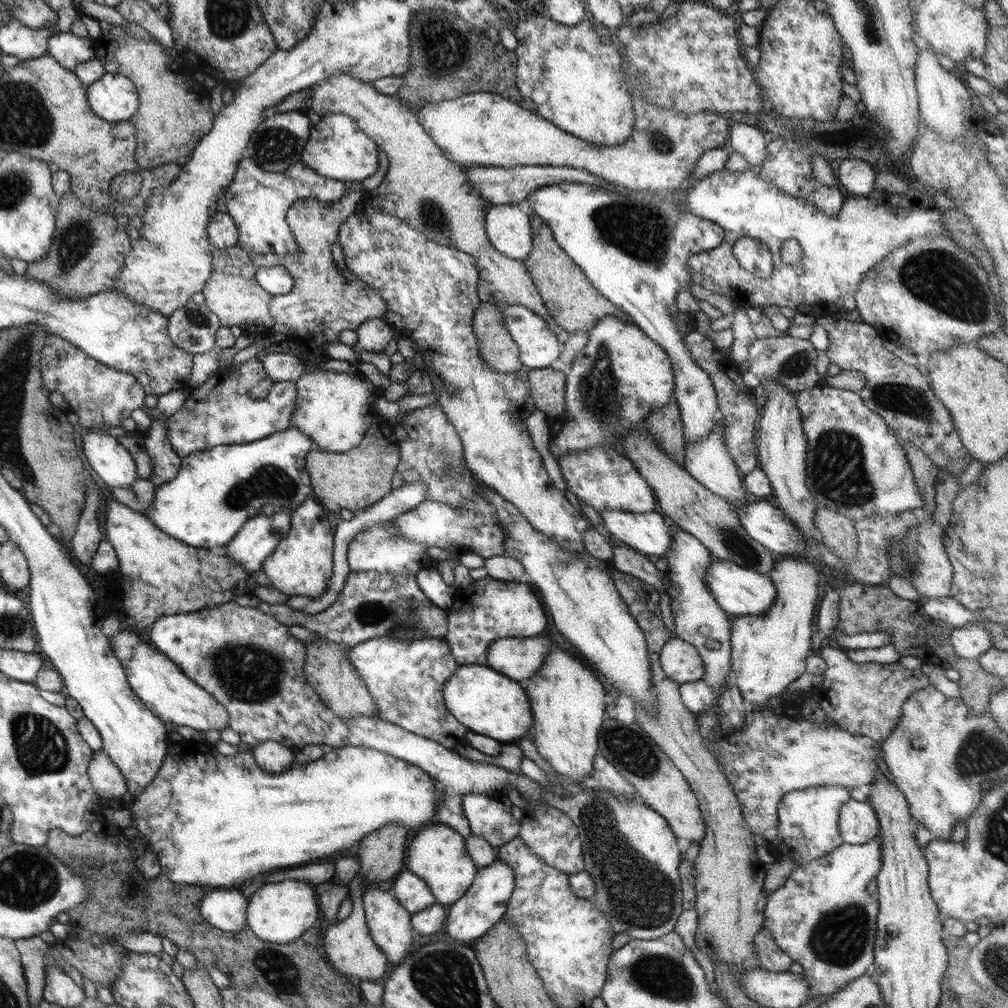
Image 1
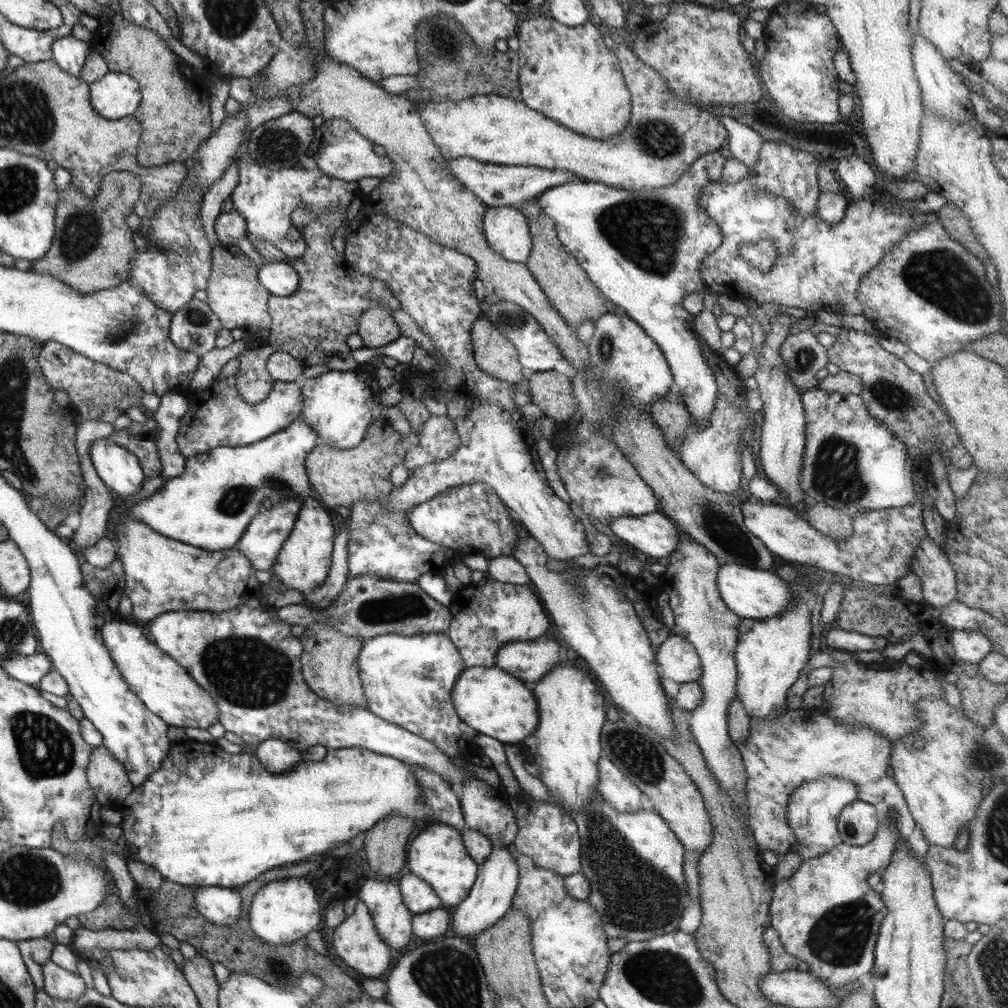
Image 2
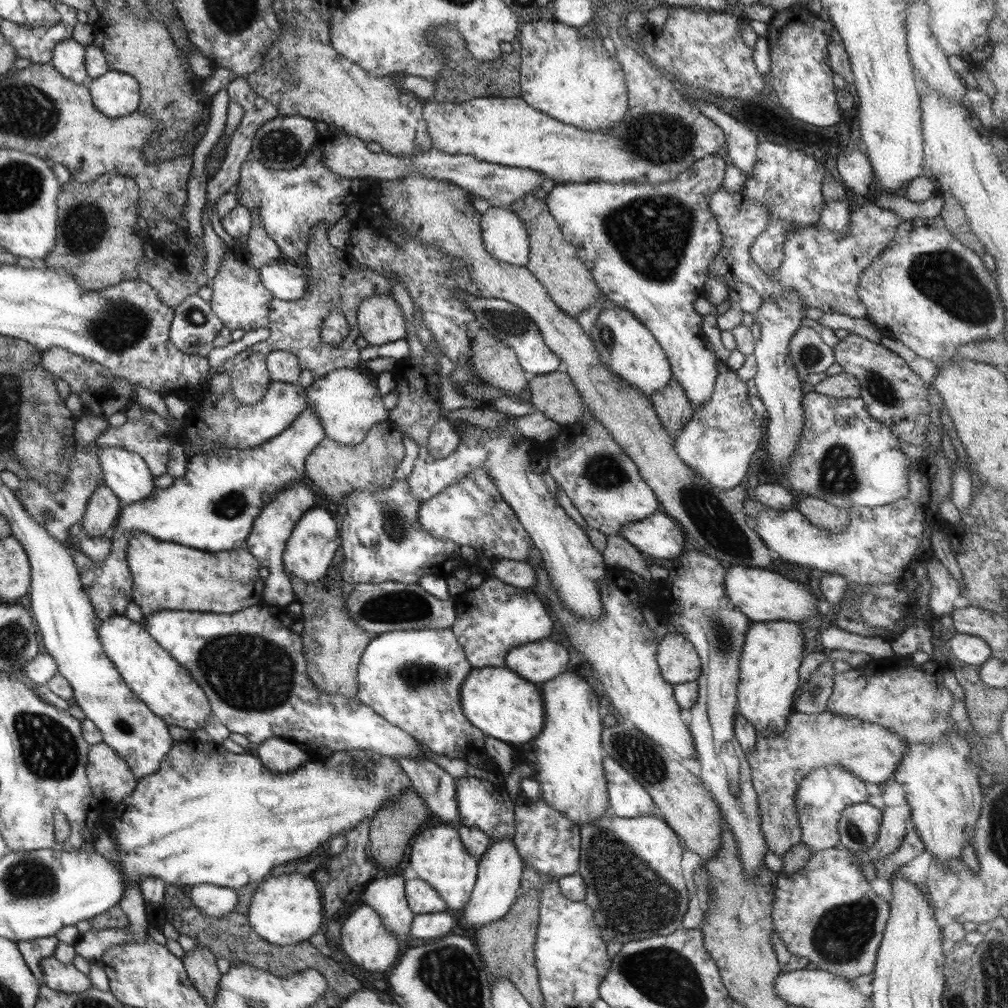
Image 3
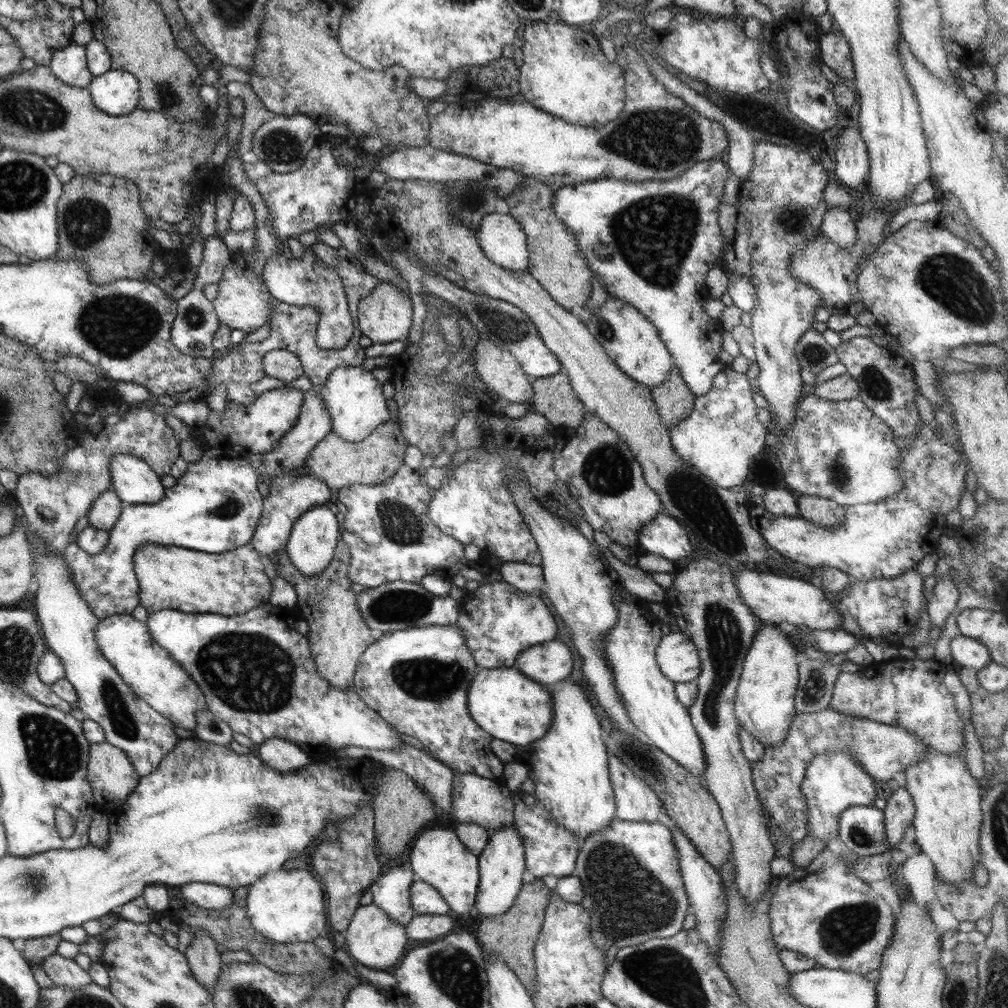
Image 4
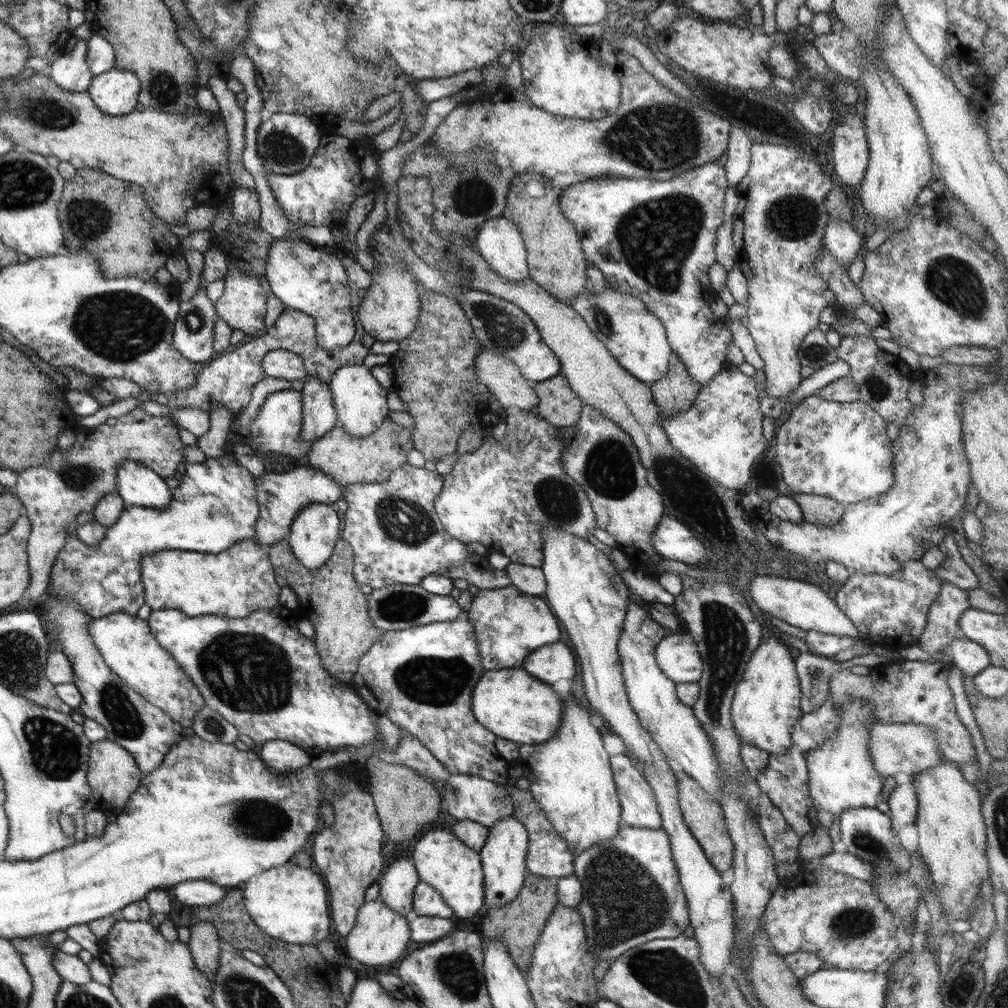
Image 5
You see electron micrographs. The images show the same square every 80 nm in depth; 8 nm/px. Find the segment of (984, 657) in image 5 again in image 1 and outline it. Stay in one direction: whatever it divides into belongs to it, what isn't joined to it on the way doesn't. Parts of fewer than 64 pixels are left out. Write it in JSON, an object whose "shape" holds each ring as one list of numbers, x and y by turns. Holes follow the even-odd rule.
{"shape":[[968,623,953,628,951,642,954,650,962,658,975,661,993,647,991,634,982,623]]}

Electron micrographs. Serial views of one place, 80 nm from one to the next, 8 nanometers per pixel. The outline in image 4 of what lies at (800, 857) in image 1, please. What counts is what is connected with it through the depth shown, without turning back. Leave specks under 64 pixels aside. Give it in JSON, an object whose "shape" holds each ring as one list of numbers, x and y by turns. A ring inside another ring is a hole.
{"shape":[[839,748,813,758,801,782,801,791,808,806,808,836,829,843,838,835,840,814,851,806,874,804,877,786,878,782,864,772,849,750]]}

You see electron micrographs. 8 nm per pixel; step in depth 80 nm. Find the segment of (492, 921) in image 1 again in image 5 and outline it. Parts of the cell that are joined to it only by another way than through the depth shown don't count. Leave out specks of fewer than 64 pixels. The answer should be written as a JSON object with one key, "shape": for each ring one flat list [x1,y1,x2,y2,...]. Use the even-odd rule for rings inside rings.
{"shape":[[506,817,488,829,488,839,479,855,484,872,484,906,494,908,512,902,525,883,526,855,530,836,524,825,514,817]]}

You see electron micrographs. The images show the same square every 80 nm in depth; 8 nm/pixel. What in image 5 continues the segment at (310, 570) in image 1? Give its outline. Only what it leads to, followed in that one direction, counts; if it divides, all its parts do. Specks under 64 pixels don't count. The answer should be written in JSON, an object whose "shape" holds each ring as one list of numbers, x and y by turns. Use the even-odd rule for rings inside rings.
{"shape":[[326,503,309,504,295,516,286,539,293,555,302,566,314,570,327,563,337,540,340,539,341,516,341,512,336,512,332,505]]}

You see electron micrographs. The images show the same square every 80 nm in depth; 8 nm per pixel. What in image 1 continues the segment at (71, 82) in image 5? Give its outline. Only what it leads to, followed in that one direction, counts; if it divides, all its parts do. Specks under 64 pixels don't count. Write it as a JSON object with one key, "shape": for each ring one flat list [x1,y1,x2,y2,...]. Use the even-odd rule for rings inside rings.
{"shape":[[71,31,56,33,47,42,50,54,64,65,64,68,70,70,95,58,94,43,89,36,82,38]]}

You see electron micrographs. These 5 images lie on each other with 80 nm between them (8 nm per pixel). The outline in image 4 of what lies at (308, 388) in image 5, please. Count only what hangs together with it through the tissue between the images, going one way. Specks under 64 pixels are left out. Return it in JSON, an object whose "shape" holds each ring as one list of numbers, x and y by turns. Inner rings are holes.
{"shape":[[313,389,310,392,303,392,303,398,304,403,302,403,296,424,273,449,264,454,247,452,241,454,240,451,228,445,209,446,204,449,204,454,198,462,188,464,186,473,178,480,167,484,166,496,158,503,135,505,124,502,118,522,108,531,109,541,104,550,91,554,80,548,74,540,68,544,62,551,62,556,64,560,67,560,68,568,71,569,71,577,75,581,76,588,100,620,116,614,131,614,137,606,142,604,141,587,134,567,134,554,142,548,144,543,218,554,251,542,262,511,262,497,258,493,258,480,260,480,258,476,272,479,274,476,296,474,304,470,304,461,308,458,309,452,332,431,330,415,322,399,318,397,318,391]]}

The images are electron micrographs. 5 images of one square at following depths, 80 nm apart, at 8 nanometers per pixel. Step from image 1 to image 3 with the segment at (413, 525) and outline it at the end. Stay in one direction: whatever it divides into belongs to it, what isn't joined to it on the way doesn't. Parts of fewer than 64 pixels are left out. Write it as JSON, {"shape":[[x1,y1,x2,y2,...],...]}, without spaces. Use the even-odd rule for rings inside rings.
{"shape":[[484,469,469,472,456,484,451,484,444,488,440,494,422,502,417,518,419,518,422,528,434,538,450,540,460,546,472,546,476,550,478,558,482,556,492,561,500,559,526,561,529,557,529,550,533,545,526,529,520,524,516,513,509,507,508,503,504,502,490,475]]}

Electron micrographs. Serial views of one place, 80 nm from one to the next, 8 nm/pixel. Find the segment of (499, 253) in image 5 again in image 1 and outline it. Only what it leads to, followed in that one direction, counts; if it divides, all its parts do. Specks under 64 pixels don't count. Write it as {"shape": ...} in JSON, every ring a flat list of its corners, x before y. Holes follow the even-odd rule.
{"shape":[[519,203,493,205,485,216,485,229,496,250,510,258,523,261,532,250,533,234,528,214,522,212]]}

